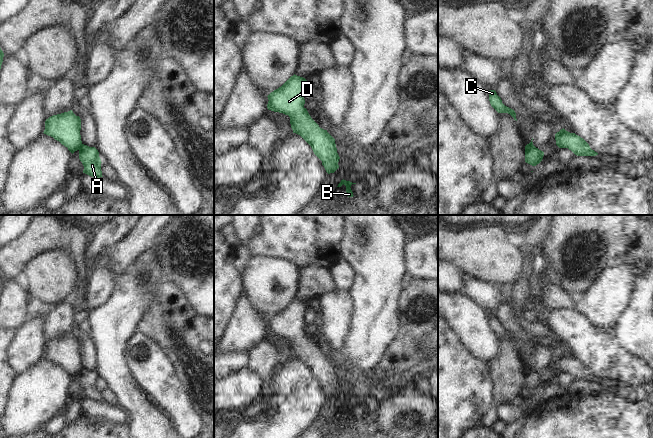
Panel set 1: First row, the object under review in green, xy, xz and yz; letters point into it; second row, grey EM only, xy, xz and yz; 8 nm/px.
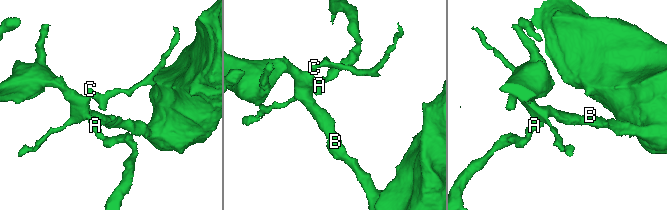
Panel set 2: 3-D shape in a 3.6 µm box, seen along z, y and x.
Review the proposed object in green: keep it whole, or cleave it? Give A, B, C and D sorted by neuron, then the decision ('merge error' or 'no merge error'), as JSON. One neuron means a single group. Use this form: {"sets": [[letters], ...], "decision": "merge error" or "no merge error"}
{"sets": [["A"], ["B", "C", "D"]], "decision": "merge error"}

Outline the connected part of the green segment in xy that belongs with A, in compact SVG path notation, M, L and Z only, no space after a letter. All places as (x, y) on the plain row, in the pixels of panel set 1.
M82 368L79 373L79 383L84 390L83 397L92 401L103 401L101 395L101 383L95 371Z

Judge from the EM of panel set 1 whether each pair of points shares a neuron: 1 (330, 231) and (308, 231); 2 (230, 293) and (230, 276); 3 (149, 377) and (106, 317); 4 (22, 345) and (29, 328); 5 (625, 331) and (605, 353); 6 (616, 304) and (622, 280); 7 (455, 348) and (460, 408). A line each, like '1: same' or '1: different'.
1: same
2: same
3: different
4: same
5: different
6: same
7: same

